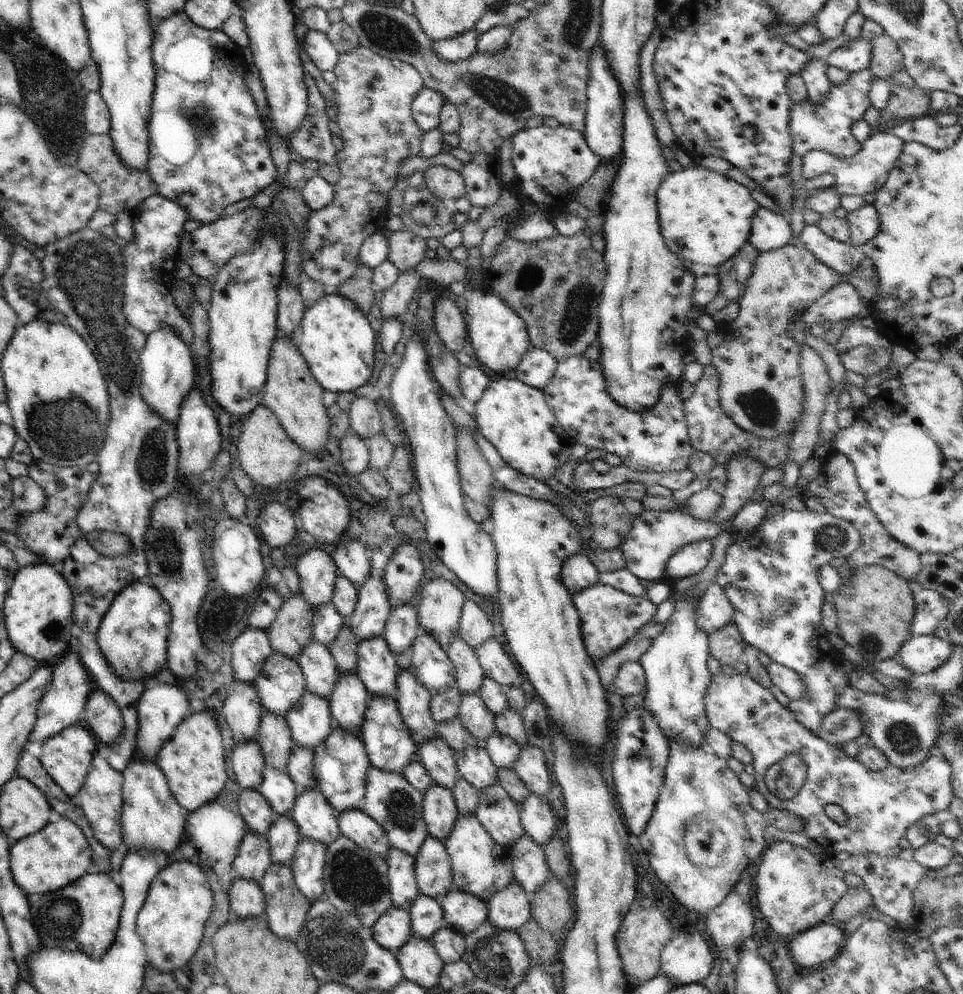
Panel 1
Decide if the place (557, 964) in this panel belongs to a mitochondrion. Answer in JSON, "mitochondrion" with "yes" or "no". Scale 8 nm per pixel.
{"mitochondrion":"no"}

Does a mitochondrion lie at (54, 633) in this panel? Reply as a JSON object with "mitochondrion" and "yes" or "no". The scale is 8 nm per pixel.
{"mitochondrion":"yes"}

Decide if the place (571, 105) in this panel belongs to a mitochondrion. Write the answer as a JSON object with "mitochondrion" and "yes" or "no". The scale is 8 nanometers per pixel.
{"mitochondrion":"no"}

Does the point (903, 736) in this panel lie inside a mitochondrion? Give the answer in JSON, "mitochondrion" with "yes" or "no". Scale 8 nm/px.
{"mitochondrion":"yes"}

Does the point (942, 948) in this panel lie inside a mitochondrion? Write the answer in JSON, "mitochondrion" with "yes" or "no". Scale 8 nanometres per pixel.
{"mitochondrion":"no"}

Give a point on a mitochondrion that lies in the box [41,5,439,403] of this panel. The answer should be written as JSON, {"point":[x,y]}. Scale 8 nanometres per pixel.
{"point":[85,272]}

